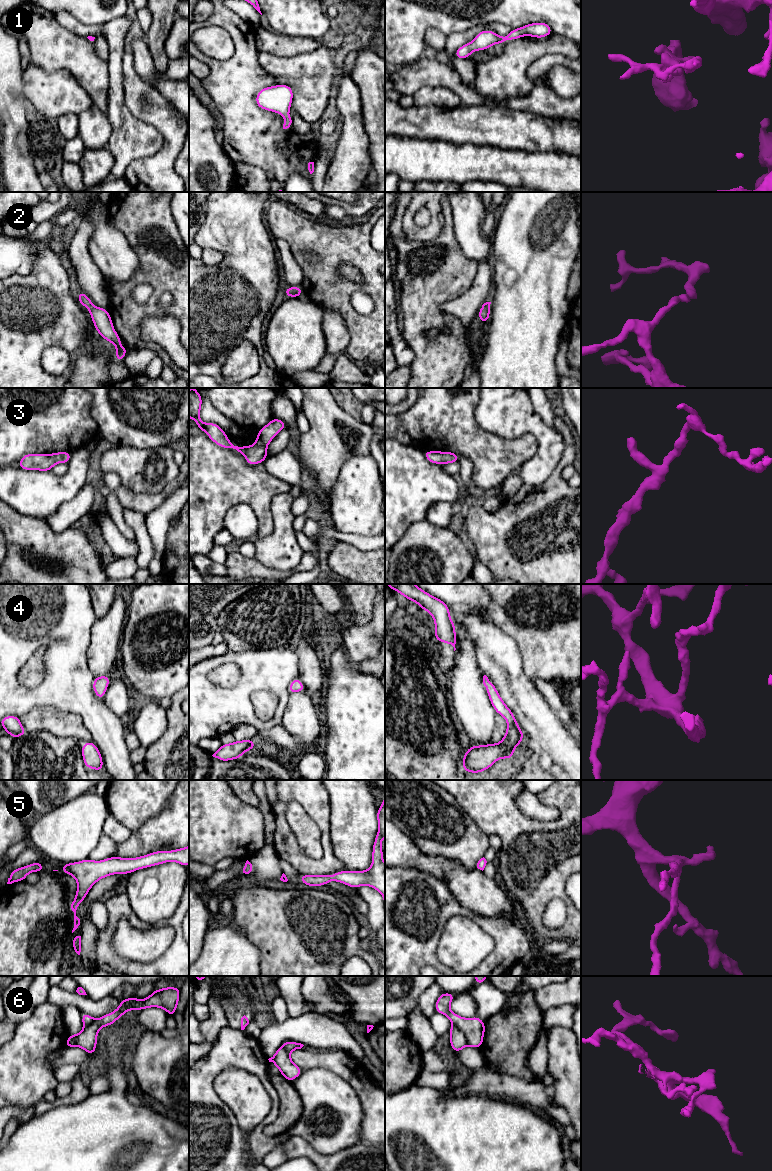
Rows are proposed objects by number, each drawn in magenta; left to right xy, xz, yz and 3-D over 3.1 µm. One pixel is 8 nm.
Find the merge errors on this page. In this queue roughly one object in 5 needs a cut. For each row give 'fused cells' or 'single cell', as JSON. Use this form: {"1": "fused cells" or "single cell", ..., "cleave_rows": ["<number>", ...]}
{"1": "single cell", "2": "single cell", "3": "single cell", "4": "single cell", "5": "single cell", "6": "fused cells", "cleave_rows": ["6"]}

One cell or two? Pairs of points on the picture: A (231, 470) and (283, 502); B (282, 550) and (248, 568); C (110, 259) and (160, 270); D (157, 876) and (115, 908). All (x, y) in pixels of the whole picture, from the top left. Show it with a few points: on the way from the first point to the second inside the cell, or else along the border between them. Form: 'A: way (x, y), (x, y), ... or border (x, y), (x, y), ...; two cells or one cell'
A: border (288, 491), (278, 493), (271, 500), (272, 520); two cells
B: border (254, 558), (262, 564), (280, 571); two cells
C: border (129, 245), (138, 258), (141, 269); two cells
D: border (126, 892), (129, 904), (139, 918); two cells

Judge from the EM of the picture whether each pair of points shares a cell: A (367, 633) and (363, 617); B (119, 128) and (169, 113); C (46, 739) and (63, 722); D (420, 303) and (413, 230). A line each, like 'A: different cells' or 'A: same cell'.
A: different cells
B: different cells
C: different cells
D: different cells

